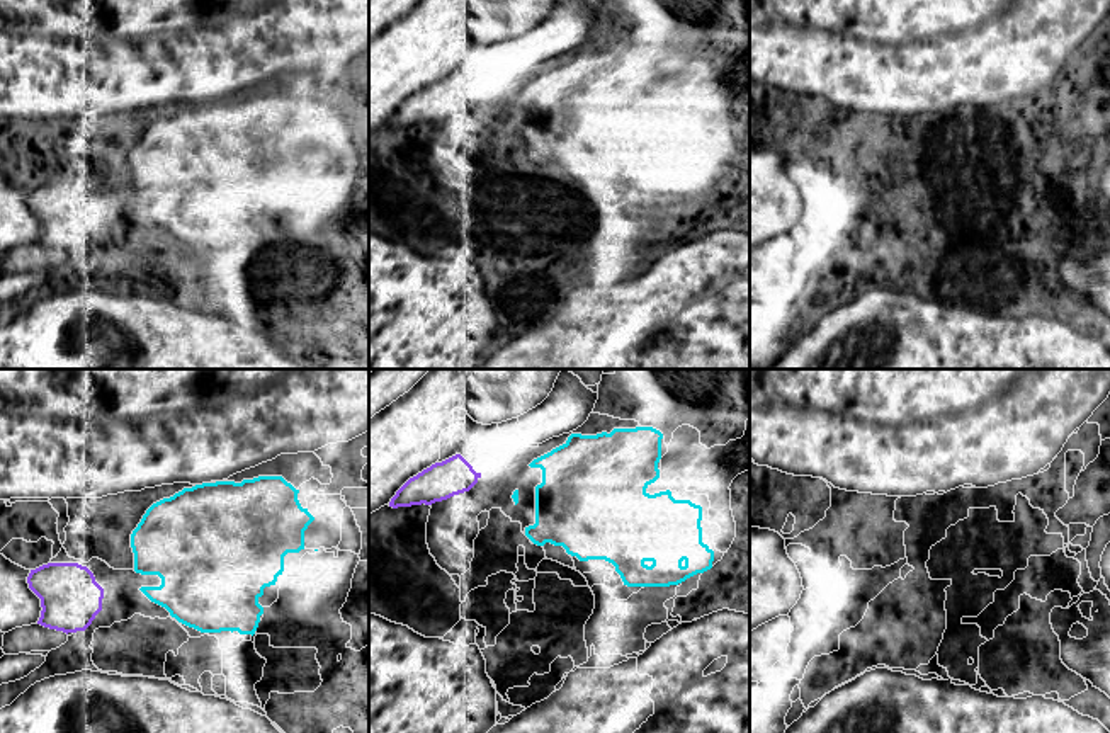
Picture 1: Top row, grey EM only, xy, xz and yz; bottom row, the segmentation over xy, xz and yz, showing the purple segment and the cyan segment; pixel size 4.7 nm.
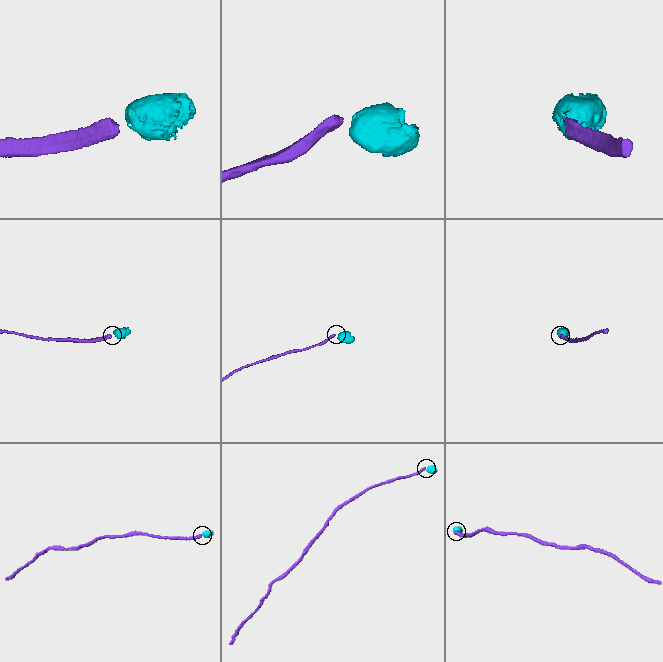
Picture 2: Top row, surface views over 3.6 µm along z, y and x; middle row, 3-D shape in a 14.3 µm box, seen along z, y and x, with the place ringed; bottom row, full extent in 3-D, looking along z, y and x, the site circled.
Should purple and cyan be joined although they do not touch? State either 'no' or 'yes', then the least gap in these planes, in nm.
yes | 180 nm

